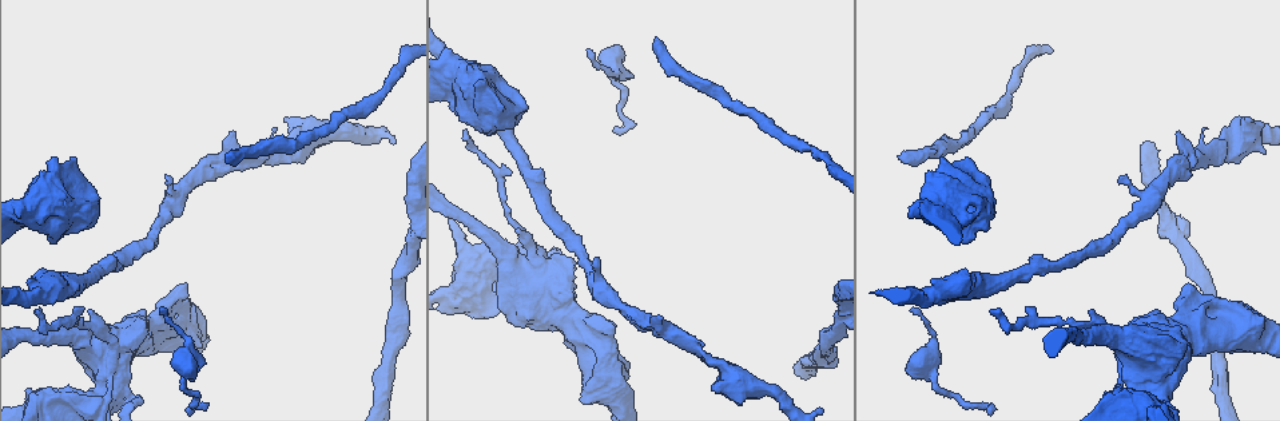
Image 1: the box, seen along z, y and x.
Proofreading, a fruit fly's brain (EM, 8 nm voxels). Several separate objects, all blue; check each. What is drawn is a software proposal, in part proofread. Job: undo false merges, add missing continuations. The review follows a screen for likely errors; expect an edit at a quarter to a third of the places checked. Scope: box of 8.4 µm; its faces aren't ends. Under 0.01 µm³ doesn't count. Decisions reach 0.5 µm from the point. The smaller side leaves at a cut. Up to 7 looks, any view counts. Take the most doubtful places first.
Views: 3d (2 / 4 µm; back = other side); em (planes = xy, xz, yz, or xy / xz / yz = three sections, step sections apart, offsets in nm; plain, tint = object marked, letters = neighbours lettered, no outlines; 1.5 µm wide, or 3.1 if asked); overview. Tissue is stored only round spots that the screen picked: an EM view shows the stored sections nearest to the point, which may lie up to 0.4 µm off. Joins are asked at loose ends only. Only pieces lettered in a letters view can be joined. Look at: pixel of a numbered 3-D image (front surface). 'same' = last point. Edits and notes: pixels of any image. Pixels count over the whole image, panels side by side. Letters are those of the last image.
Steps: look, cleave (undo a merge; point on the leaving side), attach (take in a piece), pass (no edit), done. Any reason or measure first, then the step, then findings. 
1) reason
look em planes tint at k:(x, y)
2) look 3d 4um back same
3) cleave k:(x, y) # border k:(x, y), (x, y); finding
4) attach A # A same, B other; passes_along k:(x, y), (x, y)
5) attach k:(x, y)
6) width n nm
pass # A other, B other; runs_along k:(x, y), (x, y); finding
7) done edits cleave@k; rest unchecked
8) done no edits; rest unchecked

an open end
look em xz step 4 letters at 1:(166, 180)

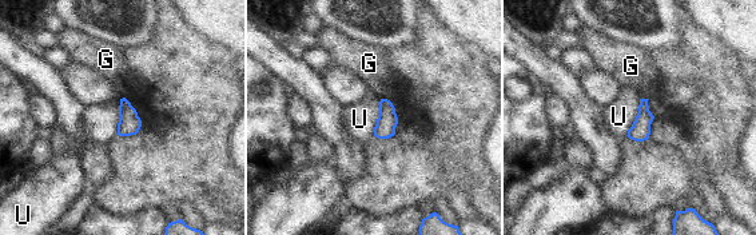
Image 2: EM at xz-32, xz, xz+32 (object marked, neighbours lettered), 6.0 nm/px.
another direction
look em planes letters same

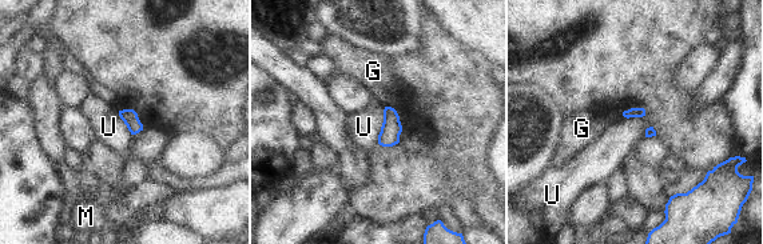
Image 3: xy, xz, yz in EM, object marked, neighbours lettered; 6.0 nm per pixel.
pass # G other, M other, U other; border 3:(385, 107), (377, 143); no lettered piece goes on from it

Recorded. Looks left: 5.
tapers out
look em planes tint at 1:(464, 130)

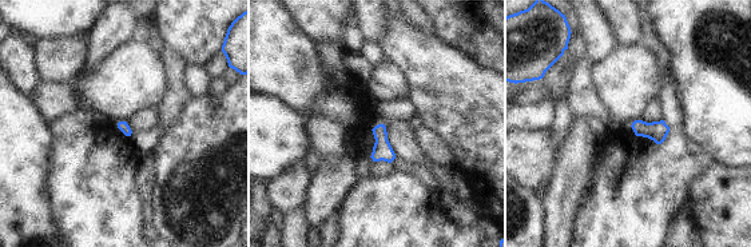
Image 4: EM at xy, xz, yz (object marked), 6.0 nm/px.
what lies round it
look em planes letters same

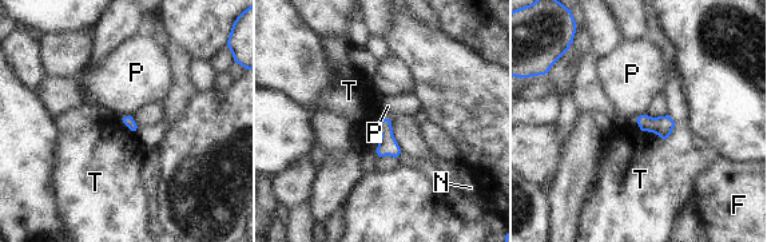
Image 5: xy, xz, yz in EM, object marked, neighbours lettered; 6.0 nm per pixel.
pass # F other, N other, P other, T other; border 5:(636, 120), (662, 138), (675, 126); none of them fits

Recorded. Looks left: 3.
free end
look 3d 2um at 1:(587, 51)

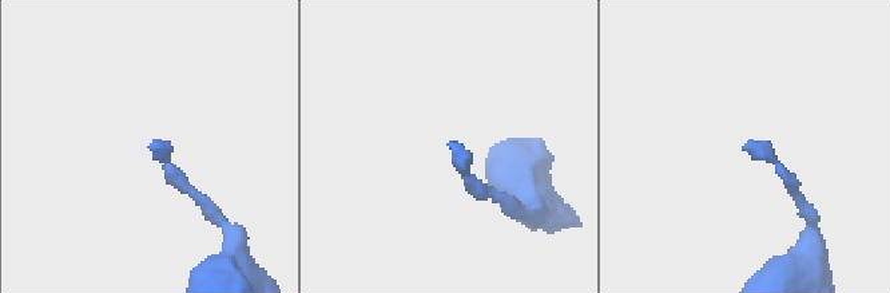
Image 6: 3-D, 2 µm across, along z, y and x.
shape alone is not enough
look em planes letters at 6:(743, 148)

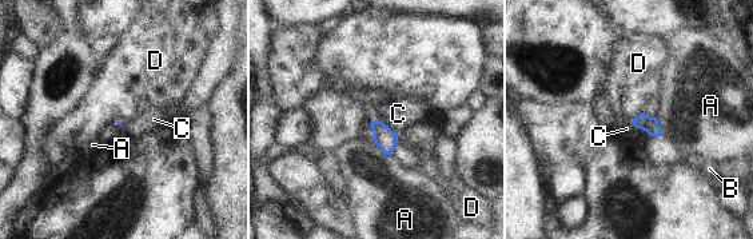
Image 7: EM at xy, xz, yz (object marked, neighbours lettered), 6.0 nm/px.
pass # A other, B other, C other, D other; border 7:(642, 112), (632, 122); no lettered piece goes on from it

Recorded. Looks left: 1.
done no edits; rest unchecked

